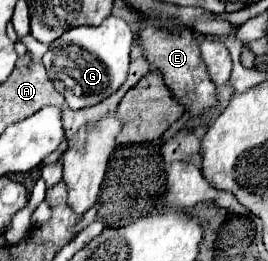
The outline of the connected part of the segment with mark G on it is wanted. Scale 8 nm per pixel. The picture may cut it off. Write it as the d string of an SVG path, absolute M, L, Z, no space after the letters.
M108 16L100 26L78 26L54 40L44 54L44 66L54 88L66 98L72 110L94 106L114 94L128 76L130 48L136 36L132 28L116 16Z

